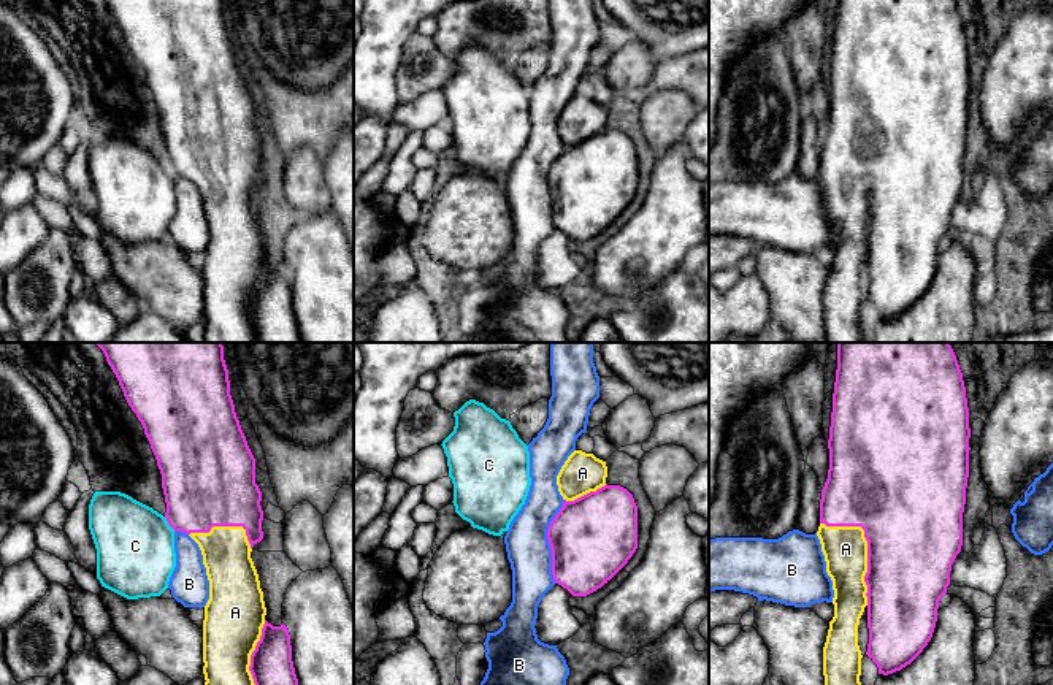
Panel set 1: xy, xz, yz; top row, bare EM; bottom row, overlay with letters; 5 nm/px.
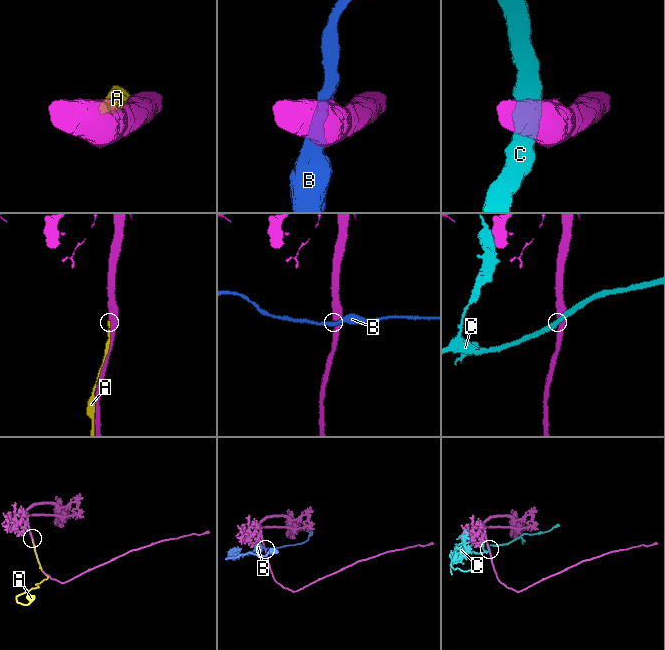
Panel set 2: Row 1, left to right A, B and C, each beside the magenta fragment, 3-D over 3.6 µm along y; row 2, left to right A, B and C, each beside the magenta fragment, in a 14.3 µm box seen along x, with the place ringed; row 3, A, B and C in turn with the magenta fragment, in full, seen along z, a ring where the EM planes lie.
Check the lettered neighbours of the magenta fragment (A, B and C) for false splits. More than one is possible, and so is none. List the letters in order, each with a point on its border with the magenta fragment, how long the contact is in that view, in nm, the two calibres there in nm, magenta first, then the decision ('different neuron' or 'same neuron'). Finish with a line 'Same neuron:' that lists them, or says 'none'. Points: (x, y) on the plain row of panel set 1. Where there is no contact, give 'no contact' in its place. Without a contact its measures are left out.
A: yz (868, 191) | 480 nm | 500/220 nm | same neuron
B: xz (549, 186) | 420 nm | 420/220 nm | different neuron
C: xy (168, 168) | 90 nm | 400/400 nm | different neuron
Same neuron: A

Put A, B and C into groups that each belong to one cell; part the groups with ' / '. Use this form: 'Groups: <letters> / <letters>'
Groups: A / B / C

